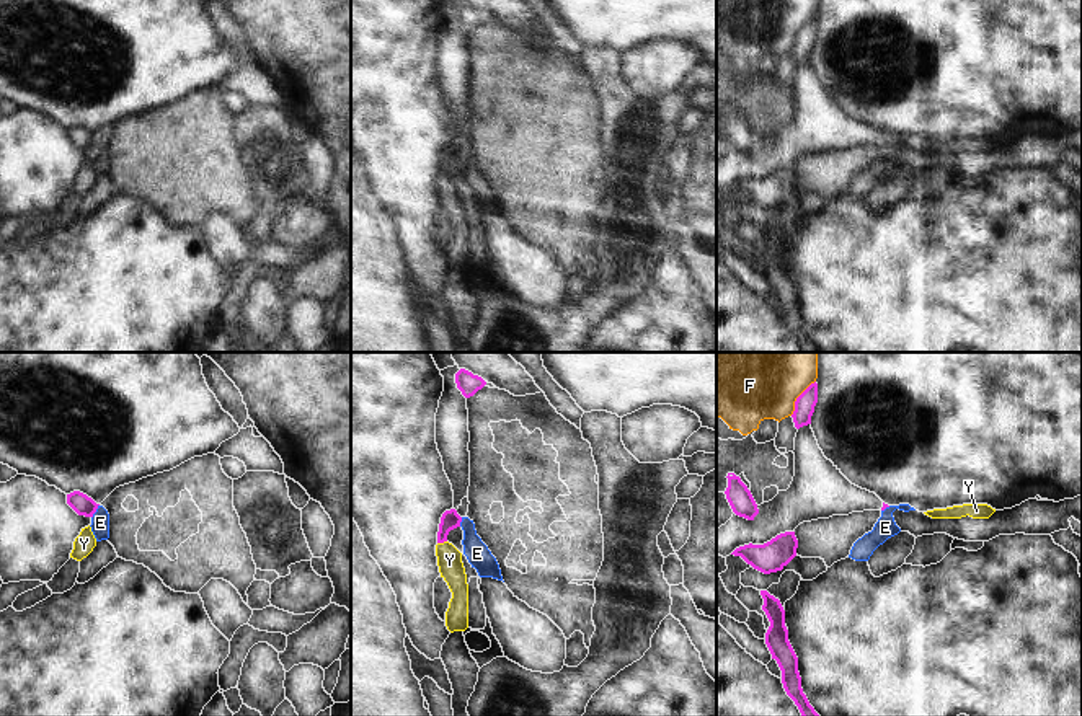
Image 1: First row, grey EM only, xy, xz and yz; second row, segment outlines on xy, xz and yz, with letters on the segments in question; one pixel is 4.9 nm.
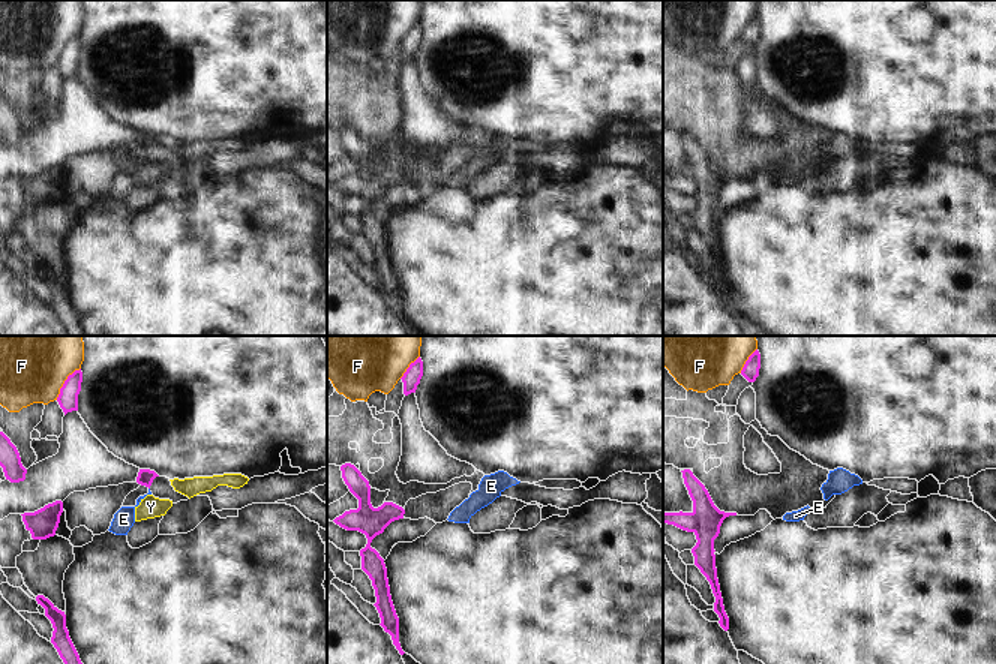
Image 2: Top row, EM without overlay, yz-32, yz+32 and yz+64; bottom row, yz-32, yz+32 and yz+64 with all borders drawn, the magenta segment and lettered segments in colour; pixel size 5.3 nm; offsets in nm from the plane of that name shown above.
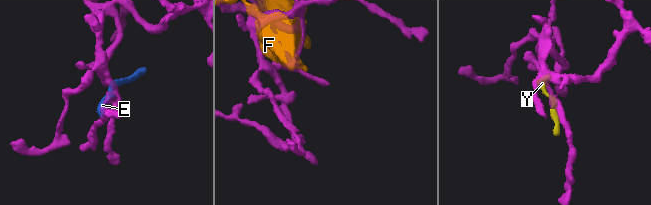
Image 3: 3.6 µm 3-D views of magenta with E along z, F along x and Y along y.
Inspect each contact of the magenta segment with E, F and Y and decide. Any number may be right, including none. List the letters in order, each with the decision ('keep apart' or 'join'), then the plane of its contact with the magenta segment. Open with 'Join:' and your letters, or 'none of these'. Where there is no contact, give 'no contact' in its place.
Join: Y
E: keep apart; contact in xy
F: keep apart; contact in yz
Y: join; contact in xz

